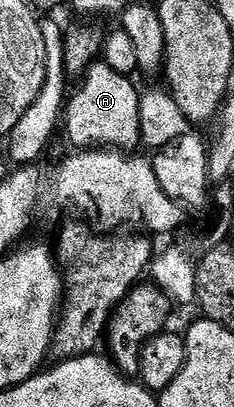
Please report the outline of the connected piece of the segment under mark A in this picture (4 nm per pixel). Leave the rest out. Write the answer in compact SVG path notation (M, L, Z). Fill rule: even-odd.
M106 63L92 64L82 74L79 90L70 94L65 105L65 129L67 137L83 151L96 147L110 147L115 151L131 151L140 144L139 99L140 90L135 90L132 78L126 73L113 71Z

